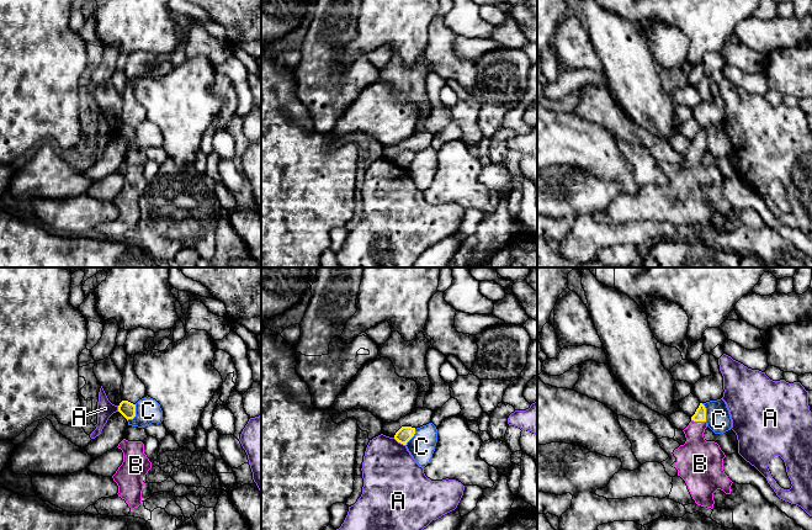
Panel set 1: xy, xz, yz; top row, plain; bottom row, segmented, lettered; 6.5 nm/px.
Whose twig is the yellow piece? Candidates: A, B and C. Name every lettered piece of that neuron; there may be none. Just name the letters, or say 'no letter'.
B

